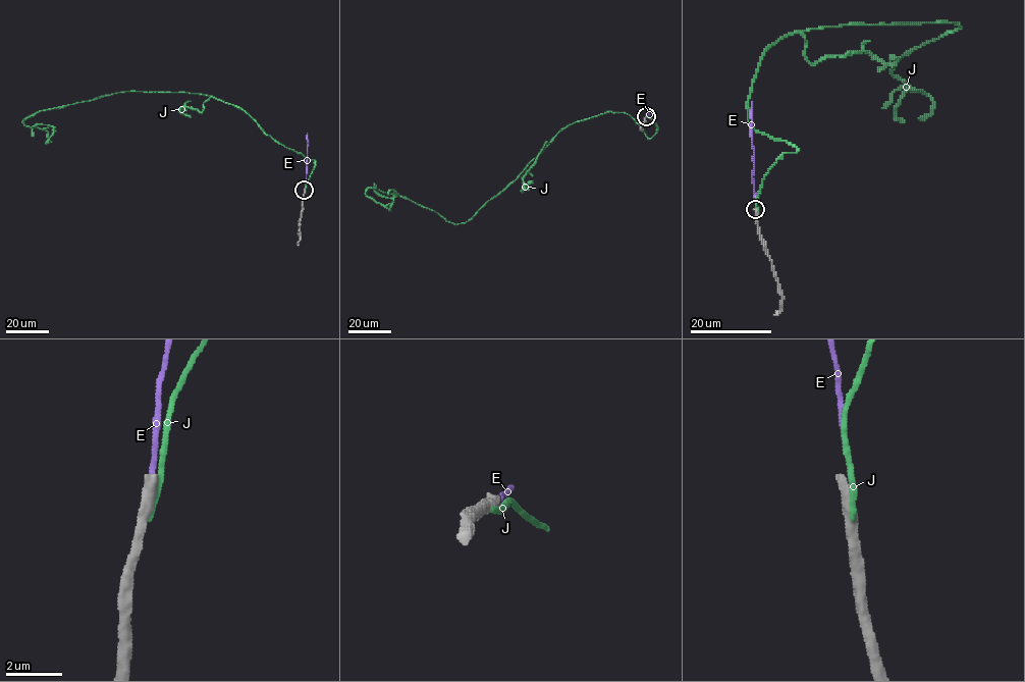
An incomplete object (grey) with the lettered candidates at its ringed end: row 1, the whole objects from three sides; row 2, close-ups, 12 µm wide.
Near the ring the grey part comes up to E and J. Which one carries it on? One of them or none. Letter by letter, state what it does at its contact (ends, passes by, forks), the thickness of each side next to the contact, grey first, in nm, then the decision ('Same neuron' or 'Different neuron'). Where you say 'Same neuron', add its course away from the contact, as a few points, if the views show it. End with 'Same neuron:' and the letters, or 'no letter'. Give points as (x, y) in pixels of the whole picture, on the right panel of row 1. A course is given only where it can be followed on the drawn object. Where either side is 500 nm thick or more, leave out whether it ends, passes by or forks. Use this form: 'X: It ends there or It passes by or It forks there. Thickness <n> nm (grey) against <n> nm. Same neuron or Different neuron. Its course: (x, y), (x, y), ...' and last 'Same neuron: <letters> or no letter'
E: It ends there. Thickness 460 nm (grey) against 170 nm. Different neuron
J: Thickness 550 nm (grey) against 240 nm. Different neuron
Same neuron: no letter

